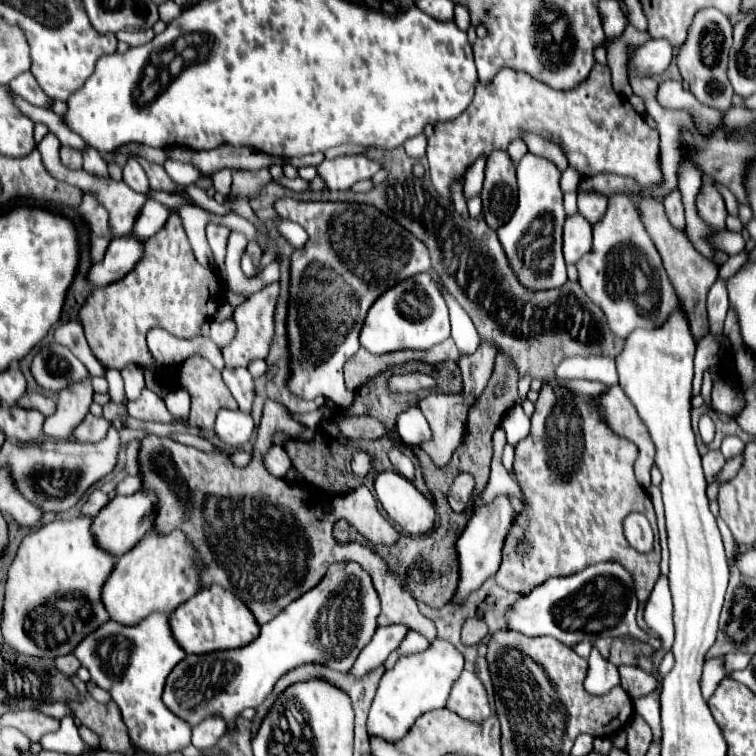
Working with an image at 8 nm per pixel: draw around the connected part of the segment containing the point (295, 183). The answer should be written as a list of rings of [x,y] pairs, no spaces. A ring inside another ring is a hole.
[[[285,176],[281,177],[280,179],[278,179],[279,184],[294,190],[294,191],[305,191],[305,190],[309,190],[309,181],[306,181],[300,177],[297,177],[295,179],[289,179],[286,178]]]

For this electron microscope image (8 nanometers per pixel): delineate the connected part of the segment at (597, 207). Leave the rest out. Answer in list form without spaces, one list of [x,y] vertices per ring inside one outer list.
[[[582,192],[578,194],[578,212],[590,220],[590,224],[596,224],[596,220],[602,218],[602,212],[606,212],[606,196],[600,192]]]

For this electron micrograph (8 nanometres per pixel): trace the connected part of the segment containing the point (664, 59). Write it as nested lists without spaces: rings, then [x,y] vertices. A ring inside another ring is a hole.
[[[660,38],[660,40],[650,40],[644,46],[640,46],[630,60],[630,70],[638,76],[654,76],[664,72],[674,56],[674,46]]]

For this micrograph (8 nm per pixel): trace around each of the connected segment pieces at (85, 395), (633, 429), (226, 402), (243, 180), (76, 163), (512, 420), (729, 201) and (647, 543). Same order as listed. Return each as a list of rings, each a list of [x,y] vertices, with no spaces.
[[[88,382],[72,384],[58,392],[58,410],[46,418],[44,436],[52,440],[66,440],[74,428],[84,420],[92,404],[92,386]]]
[[[610,386],[608,392],[600,398],[600,406],[604,408],[604,416],[610,424],[610,428],[632,440],[638,446],[638,460],[640,460],[640,486],[648,488],[650,486],[650,468],[654,464],[654,444],[650,440],[648,428],[640,420],[638,412],[634,410],[634,404],[630,398],[624,394],[620,386]]]
[[[200,356],[182,362],[176,380],[180,384],[186,384],[192,396],[192,414],[188,418],[190,426],[196,426],[200,430],[212,430],[220,408],[238,410],[236,400],[222,380],[222,374]]]
[[[262,168],[262,170],[234,170],[232,176],[234,176],[232,196],[236,196],[236,198],[256,196],[272,180],[272,176],[266,168]]]
[[[62,146],[60,148],[60,158],[62,158],[62,164],[66,168],[72,168],[72,170],[82,168],[82,152],[80,150],[74,150],[70,146]]]
[[[520,404],[510,408],[510,412],[506,412],[506,416],[502,420],[502,430],[506,432],[506,442],[512,444],[512,446],[528,436],[528,432],[530,432],[530,416],[524,414]]]
[[[718,186],[718,190],[722,190],[722,194],[724,194],[724,200],[726,200],[726,208],[728,208],[728,212],[732,214],[732,216],[738,216],[738,200],[736,200],[736,196],[726,188],[726,186]]]
[[[630,514],[626,520],[624,520],[624,536],[626,540],[630,542],[632,548],[640,550],[640,552],[648,552],[652,550],[652,528],[646,520],[646,516],[642,514]]]

